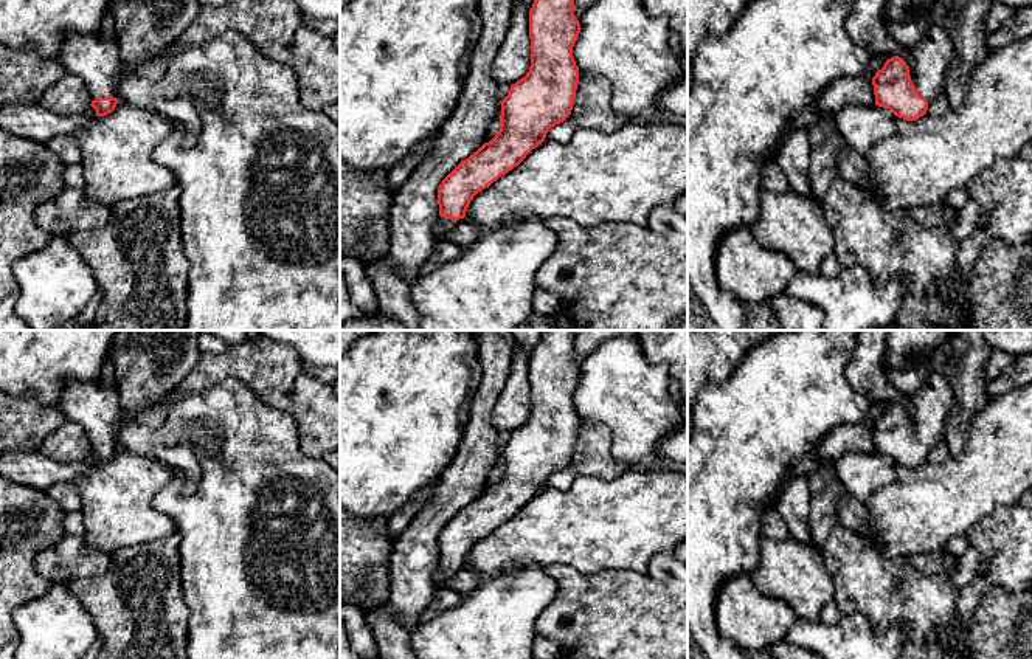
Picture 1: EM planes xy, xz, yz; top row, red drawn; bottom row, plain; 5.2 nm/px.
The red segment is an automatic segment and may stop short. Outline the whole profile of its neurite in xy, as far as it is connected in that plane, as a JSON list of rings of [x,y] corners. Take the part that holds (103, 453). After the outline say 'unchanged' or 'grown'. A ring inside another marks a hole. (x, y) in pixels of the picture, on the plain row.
[[[70,380],[62,389],[57,406],[67,420],[82,426],[96,464],[106,464],[115,457],[118,451],[116,425],[121,419],[116,385],[98,380]]]; grown

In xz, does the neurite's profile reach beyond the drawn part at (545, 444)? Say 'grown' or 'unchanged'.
grown

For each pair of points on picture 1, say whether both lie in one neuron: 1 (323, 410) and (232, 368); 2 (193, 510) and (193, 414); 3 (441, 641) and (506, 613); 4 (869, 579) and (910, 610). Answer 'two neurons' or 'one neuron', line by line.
1: one neuron
2: one neuron
3: one neuron
4: one neuron

